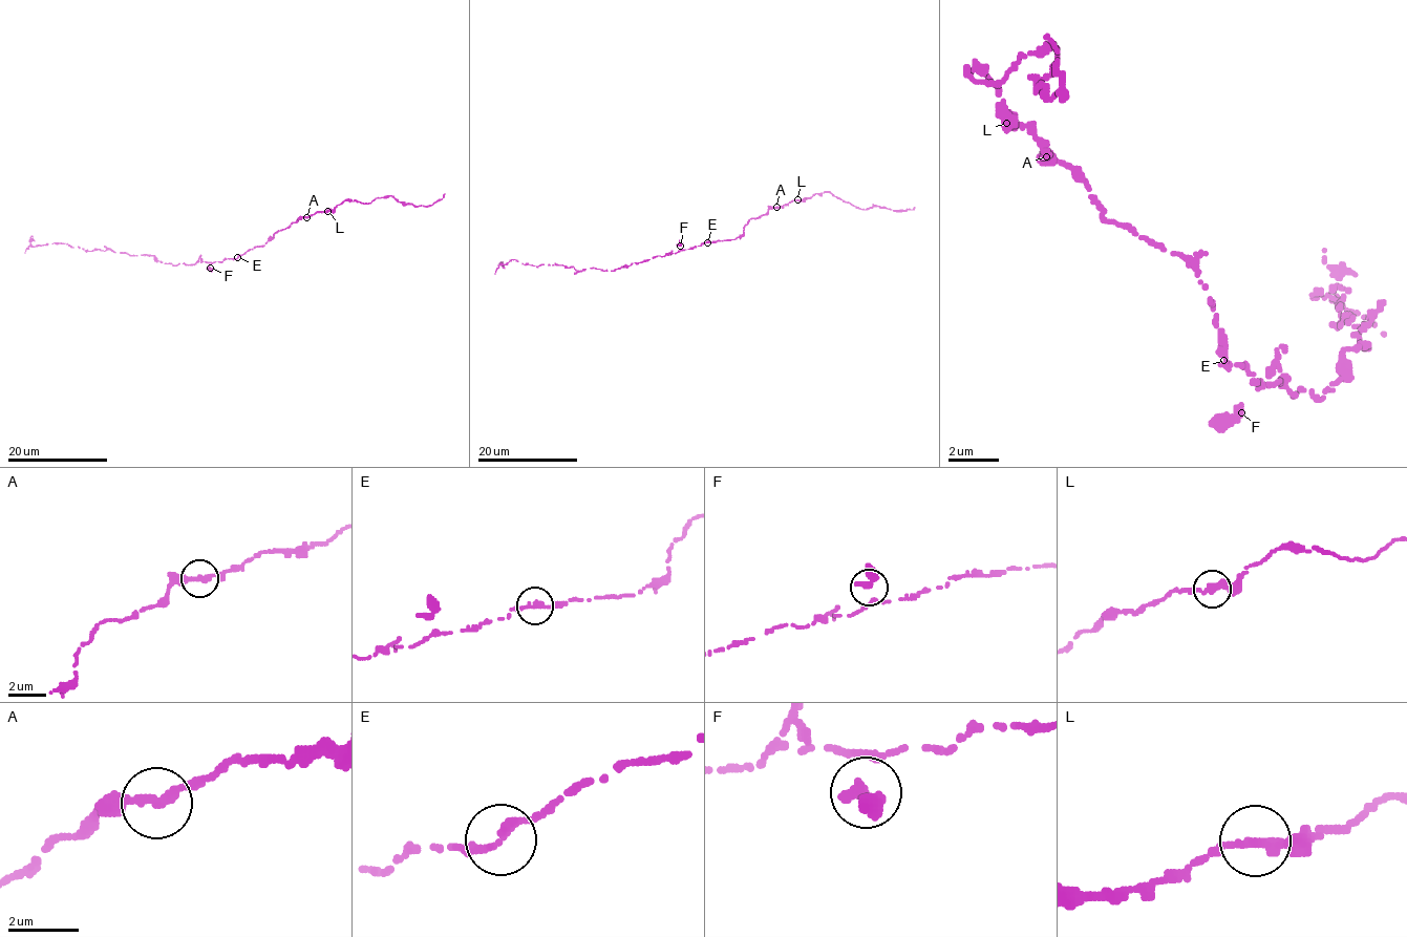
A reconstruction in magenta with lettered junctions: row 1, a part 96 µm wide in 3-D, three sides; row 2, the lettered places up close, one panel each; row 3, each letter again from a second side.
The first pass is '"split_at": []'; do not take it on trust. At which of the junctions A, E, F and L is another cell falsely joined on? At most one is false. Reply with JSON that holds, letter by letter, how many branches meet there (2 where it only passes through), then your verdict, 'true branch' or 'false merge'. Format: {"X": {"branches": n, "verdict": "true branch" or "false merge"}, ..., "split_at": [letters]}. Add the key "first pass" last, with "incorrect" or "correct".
{"A": {"branches": 2, "verdict": "true branch"}, "E": {"branches": 2, "verdict": "true branch"}, "F": {"branches": 2, "verdict": "true branch"}, "L": {"branches": 2, "verdict": "true branch"}, "split_at": [], "first pass": "correct"}

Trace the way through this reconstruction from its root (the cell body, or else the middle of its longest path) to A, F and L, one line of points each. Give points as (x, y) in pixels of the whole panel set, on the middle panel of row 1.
A: (709, 242), (739, 237), (750, 218), (758, 218), (776, 207)
F: (709, 242), (685, 250), (680, 246)
L: (709, 242), (733, 239), (743, 233), (750, 218), (758, 218), (770, 209), (797, 199)

